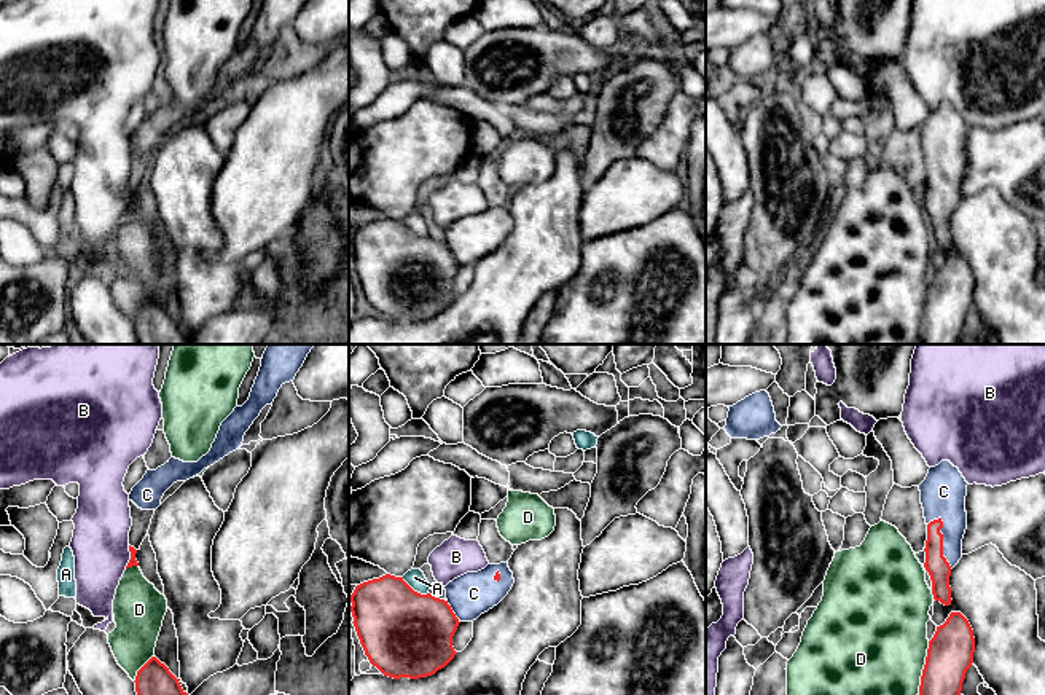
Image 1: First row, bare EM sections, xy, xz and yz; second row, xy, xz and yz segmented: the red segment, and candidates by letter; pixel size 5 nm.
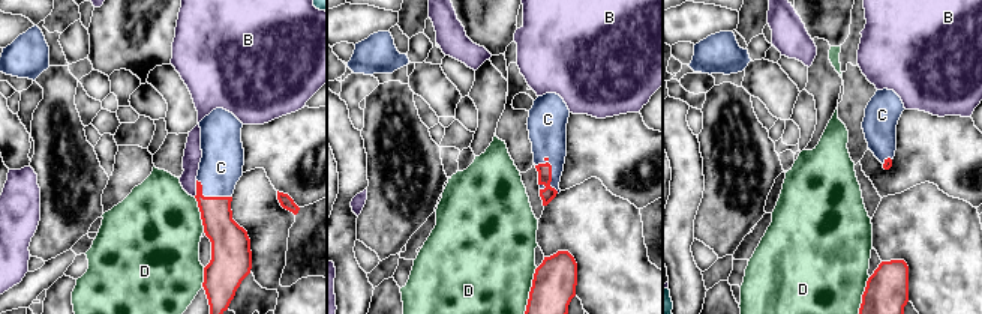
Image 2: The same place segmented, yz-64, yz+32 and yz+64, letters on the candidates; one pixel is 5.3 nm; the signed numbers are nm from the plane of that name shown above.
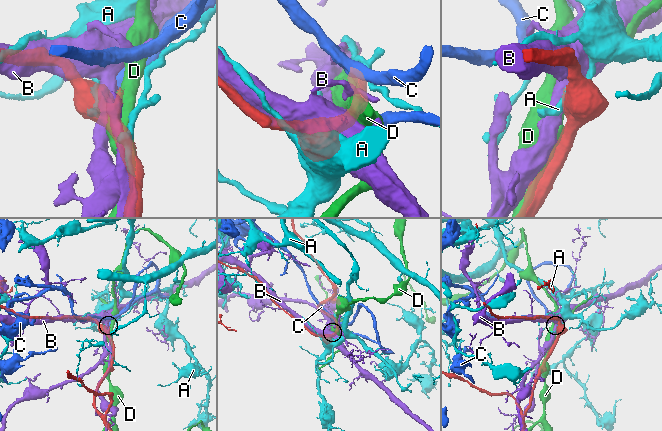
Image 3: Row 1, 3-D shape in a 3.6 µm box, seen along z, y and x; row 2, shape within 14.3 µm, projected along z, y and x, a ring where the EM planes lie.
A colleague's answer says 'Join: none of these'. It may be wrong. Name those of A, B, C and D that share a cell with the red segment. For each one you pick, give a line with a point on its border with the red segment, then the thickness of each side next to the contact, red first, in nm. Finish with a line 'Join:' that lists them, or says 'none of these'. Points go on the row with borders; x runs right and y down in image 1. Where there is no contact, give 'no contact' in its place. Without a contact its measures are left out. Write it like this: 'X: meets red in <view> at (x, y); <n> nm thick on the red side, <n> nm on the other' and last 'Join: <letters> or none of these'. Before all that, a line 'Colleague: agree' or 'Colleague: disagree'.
Colleague: disagree
C: meets red in yz at (942, 542); 120 nm thick on the red side, 220 nm on the other
Join: C

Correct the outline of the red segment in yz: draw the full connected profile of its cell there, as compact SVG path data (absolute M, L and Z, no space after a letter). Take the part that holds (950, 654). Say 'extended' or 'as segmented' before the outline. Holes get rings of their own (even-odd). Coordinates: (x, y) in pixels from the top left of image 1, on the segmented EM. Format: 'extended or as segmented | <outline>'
as segmented | M951 612L929 641L919 695L961 695L973 652L975 638L969 620L961 612Z

